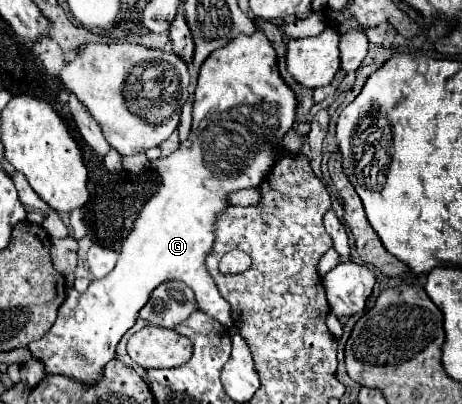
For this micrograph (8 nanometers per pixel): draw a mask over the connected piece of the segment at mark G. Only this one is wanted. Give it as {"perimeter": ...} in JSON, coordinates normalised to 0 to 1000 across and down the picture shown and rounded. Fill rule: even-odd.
{"perimeter":[[[552,72],[548,87],[513,87],[496,111],[470,121],[470,131],[457,131],[457,136],[444,146],[444,156],[435,161],[431,196],[426,196],[426,220],[422,220],[422,235],[418,235],[418,314],[413,314],[413,329],[409,329],[409,339],[405,339],[396,354],[387,354],[387,364],[383,364],[366,389],[348,389],[348,394],[340,394],[340,399],[327,403],[331,418],[348,433],[348,458],[344,458],[340,478],[310,507],[310,517],[305,517],[305,527],[301,527],[301,537],[297,537],[297,547],[292,547],[292,562],[288,562],[284,582],[279,582],[279,587],[271,592],[271,601],[266,601],[266,616],[262,616],[262,626],[258,626],[258,646],[253,646],[249,666],[245,666],[232,686],[210,691],[210,696],[197,696],[193,715],[188,715],[180,730],[167,725],[162,715],[149,715],[136,755],[128,760],[128,780],[123,780],[123,795],[119,795],[119,804],[110,809],[110,819],[97,824],[97,834],[89,834],[84,844],[71,844],[71,854],[63,854],[67,879],[71,879],[71,884],[84,884],[84,889],[97,899],[97,923],[102,923],[102,928],[106,928],[106,923],[128,923],[128,928],[167,933],[171,943],[180,943],[180,938],[184,938],[184,943],[210,943],[210,938],[219,933],[223,903],[249,884],[249,859],[253,859],[253,849],[262,844],[262,834],[292,804],[297,775],[301,775],[301,765],[323,745],[327,720],[331,720],[335,710],[344,710],[348,700],[366,696],[366,691],[383,691],[383,696],[396,696],[400,705],[409,705],[409,710],[418,715],[418,725],[422,725],[422,735],[426,735],[426,750],[431,750],[431,765],[435,765],[439,775],[448,775],[452,785],[461,785],[465,795],[474,795],[474,800],[483,800],[483,804],[491,804],[491,809],[504,804],[500,780],[496,780],[500,760],[496,760],[496,750],[483,745],[470,705],[461,700],[461,691],[457,691],[457,681],[452,681],[452,671],[448,671],[448,651],[444,651],[448,631],[461,621],[461,606],[465,606],[465,552],[470,552],[470,537],[496,512],[491,483],[496,483],[500,473],[517,473],[517,468],[530,468],[530,463],[561,463],[565,448],[591,423],[591,408],[600,403],[600,389],[604,389],[604,379],[600,379],[604,354],[608,354],[608,344],[617,339],[617,329],[621,329],[626,319],[634,319],[634,309],[639,309],[639,285],[643,285],[643,240],[639,240],[634,220],[630,220],[630,215],[613,200],[613,191],[604,186],[604,171],[600,171],[600,131],[595,131],[587,101],[578,97],[574,77]]]}

